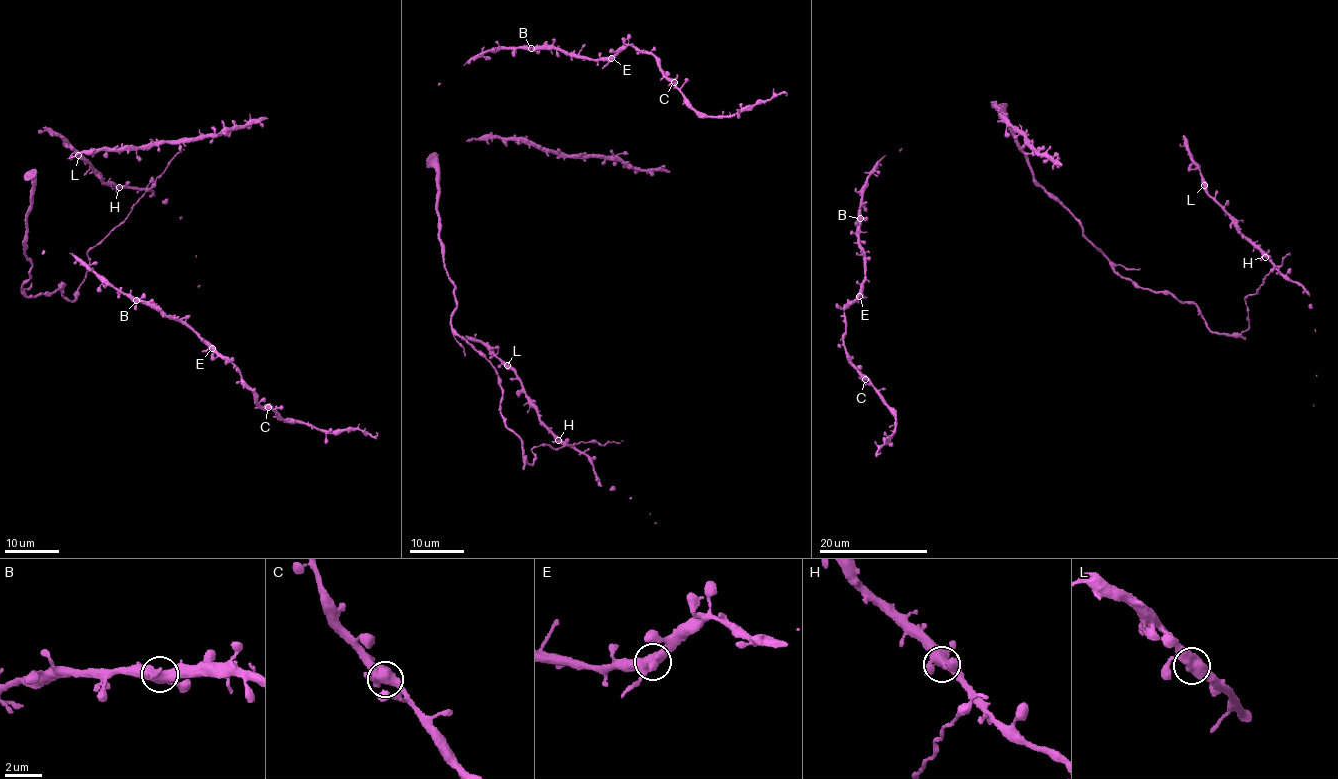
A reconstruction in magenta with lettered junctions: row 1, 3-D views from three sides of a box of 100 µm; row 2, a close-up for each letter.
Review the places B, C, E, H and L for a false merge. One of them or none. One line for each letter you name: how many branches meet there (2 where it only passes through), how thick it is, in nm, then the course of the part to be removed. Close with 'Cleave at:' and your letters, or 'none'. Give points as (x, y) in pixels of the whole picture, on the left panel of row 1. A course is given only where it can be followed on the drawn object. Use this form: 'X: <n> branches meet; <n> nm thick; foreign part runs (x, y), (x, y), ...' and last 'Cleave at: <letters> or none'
Cleave at: none

